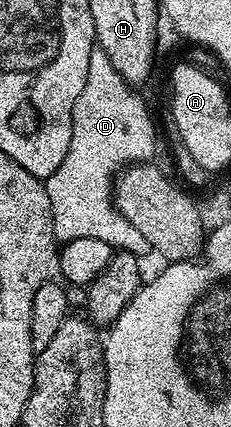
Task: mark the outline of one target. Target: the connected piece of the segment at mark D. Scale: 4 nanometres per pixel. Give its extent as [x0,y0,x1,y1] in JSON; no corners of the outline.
[45,50,157,254]

